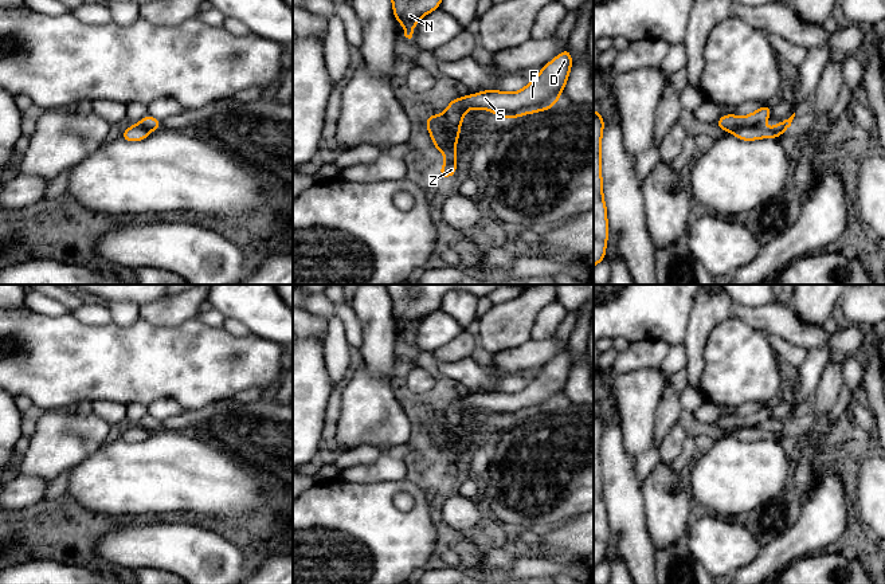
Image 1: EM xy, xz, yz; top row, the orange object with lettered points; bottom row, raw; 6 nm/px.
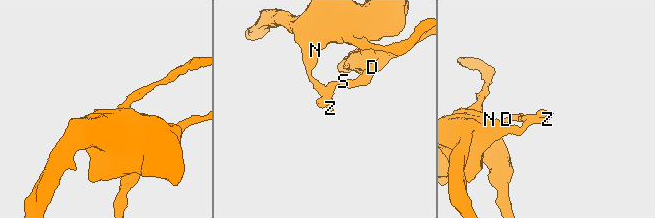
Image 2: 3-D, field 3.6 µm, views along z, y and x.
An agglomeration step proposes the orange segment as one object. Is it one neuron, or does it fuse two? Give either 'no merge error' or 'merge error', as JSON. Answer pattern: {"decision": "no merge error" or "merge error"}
{"decision": "merge error"}

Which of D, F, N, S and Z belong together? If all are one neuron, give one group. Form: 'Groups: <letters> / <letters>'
Groups: D F S / N Z

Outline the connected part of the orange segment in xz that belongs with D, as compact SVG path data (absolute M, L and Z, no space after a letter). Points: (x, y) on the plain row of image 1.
M567 348L543 367L539 376L520 392L485 391L462 399L455 397L442 415L443 424L457 443L461 423L469 409L487 411L508 420L555 408L560 393L565 389L571 368L572 357Z

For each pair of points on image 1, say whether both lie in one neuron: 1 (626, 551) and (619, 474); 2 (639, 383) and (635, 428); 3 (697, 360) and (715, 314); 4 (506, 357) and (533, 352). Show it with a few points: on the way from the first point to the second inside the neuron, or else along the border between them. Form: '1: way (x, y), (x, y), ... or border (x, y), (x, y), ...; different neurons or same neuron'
1: way (626, 532), (622, 493); same neuron
2: way (638, 394), (637, 418); same neuron
3: way (697, 349), (697, 332), (704, 325); same neuron
4: way (513, 357), (527, 356); same neuron

